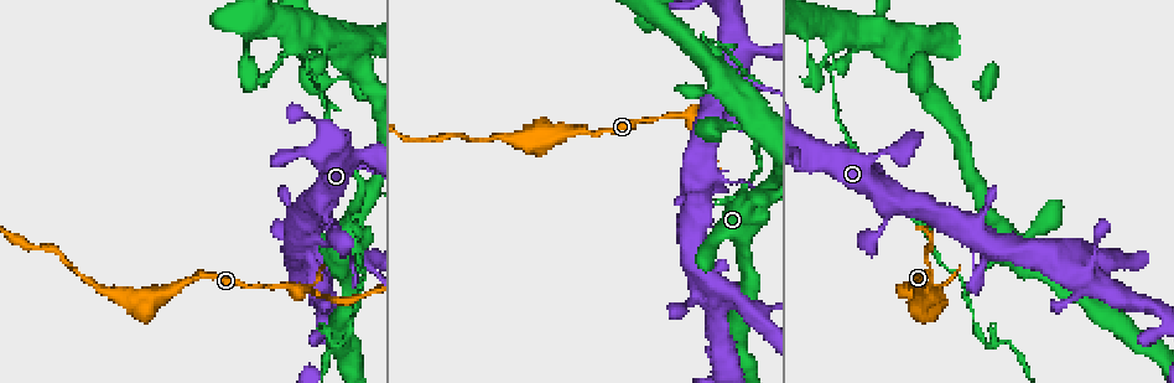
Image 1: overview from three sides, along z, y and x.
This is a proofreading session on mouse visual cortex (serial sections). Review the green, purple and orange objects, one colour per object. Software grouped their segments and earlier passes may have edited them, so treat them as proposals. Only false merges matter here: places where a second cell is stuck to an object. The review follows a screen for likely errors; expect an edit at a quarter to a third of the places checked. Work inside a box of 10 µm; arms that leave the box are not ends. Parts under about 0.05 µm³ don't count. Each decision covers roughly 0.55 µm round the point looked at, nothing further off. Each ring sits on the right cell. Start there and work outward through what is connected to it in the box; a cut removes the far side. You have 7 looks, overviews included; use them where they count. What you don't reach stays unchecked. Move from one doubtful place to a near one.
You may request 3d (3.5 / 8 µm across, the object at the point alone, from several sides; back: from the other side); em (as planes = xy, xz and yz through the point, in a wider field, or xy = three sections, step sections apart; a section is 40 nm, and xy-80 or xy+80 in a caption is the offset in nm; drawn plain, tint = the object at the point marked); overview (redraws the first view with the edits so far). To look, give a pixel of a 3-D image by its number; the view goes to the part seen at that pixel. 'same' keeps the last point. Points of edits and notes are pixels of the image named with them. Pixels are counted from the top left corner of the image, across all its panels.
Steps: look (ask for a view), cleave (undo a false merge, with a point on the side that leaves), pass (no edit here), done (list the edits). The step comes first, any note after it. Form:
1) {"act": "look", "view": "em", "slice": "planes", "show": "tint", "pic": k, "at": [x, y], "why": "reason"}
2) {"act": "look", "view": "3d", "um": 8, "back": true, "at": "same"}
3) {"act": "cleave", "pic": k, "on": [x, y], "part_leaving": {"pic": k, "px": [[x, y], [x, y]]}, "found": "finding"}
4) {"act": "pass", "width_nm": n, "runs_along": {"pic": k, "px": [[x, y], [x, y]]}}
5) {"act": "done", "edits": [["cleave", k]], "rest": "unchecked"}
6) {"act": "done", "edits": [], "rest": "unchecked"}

{"act": "look", "view": "3d", "um": 3.5, "pic": 1, "at": [705, 40], "why": "narrows sharply"}

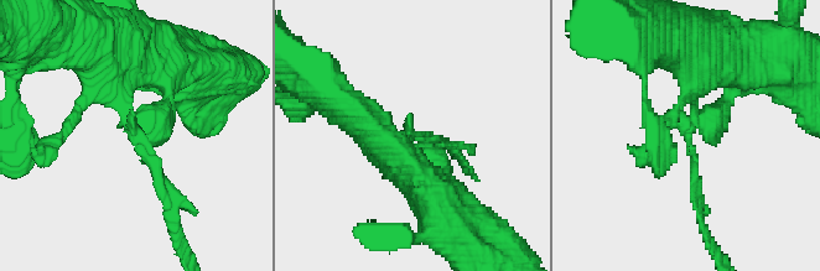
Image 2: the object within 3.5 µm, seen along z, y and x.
{"act": "look", "view": "em", "slice": "xy", "step": 2, "show": "tint", "pic": 2, "at": [417, 131], "arm_widths_nm": [100, 250], "why": "need the tissue"}

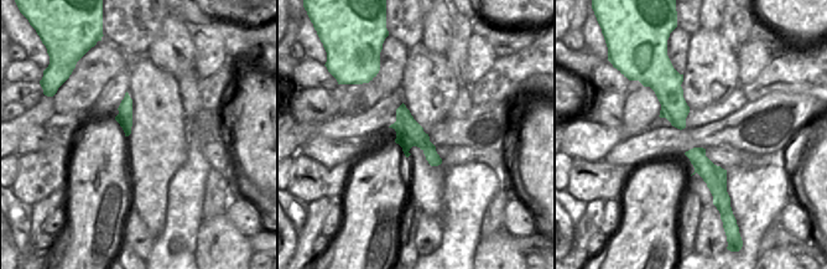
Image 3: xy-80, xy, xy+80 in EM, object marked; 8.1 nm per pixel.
{"act": "cleave", "pic": 2, "on": [694, 180], "part_leaving": {"pic": 2, "px": [[691, 145], [697, 209], [712, 248]]}, "found": "two cells meet here"}

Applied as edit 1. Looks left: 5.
{"act": "look", "view": "overview"}

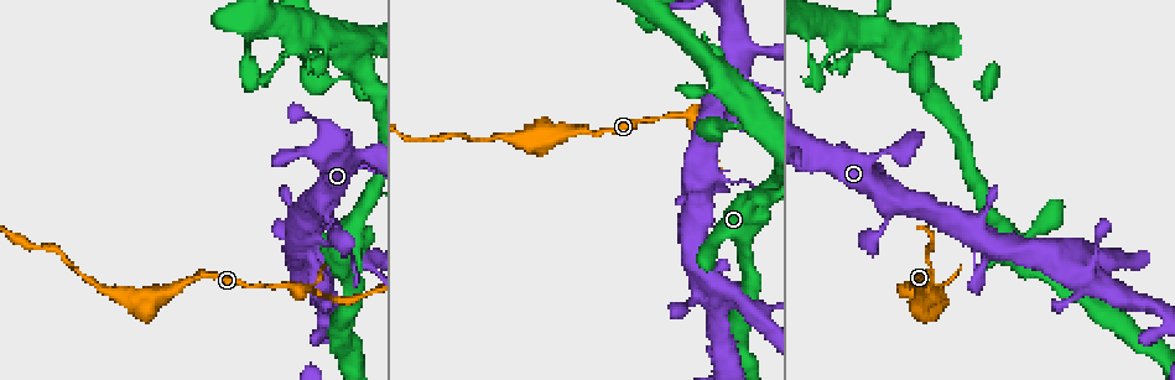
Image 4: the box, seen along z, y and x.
{"act": "look", "view": "3d", "um": 3.5, "pic": 4, "at": [331, 293], "why": "a narrow waist"}

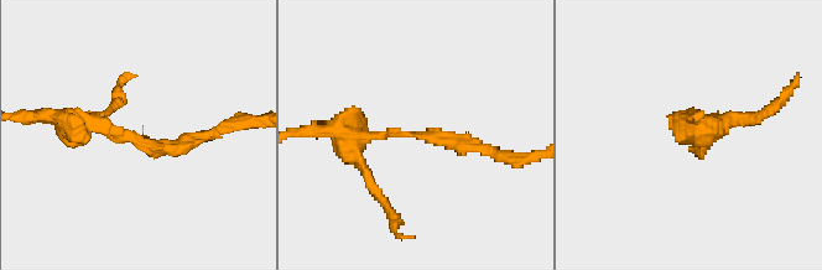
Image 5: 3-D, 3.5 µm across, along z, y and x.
{"act": "look", "view": "em", "slice": "xy", "step": 2, "show": "tint", "pic": 5, "at": [131, 134], "arm_widths_nm": [200, 300], "why": "shape alone is not enough"}

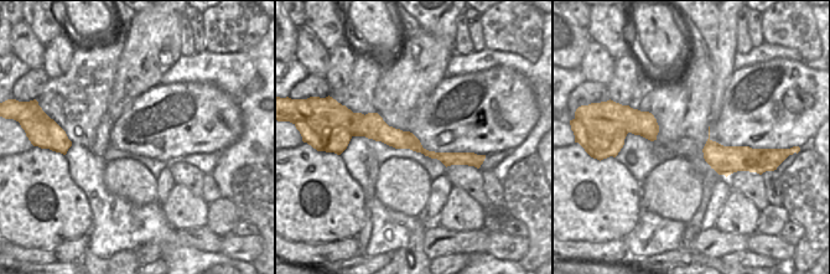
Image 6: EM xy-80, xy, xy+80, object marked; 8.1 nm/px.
{"act": "look", "view": "em", "slice": "planes", "show": "tint", "at": "same"}

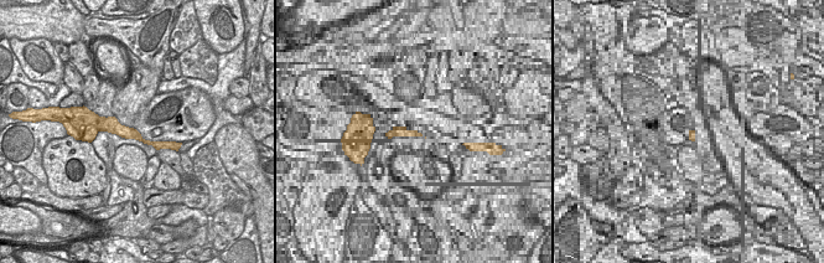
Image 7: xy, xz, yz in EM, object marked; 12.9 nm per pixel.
{"act": "pass", "width_nm": 160, "runs_along": {"pic": 7, "px": [[98, 124], [110, 124], [157, 145], [174, 145]]}, "found": "one cell here"}

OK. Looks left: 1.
{"act": "done", "edits": [["cleave", 2]], "rest": "unchecked"}

